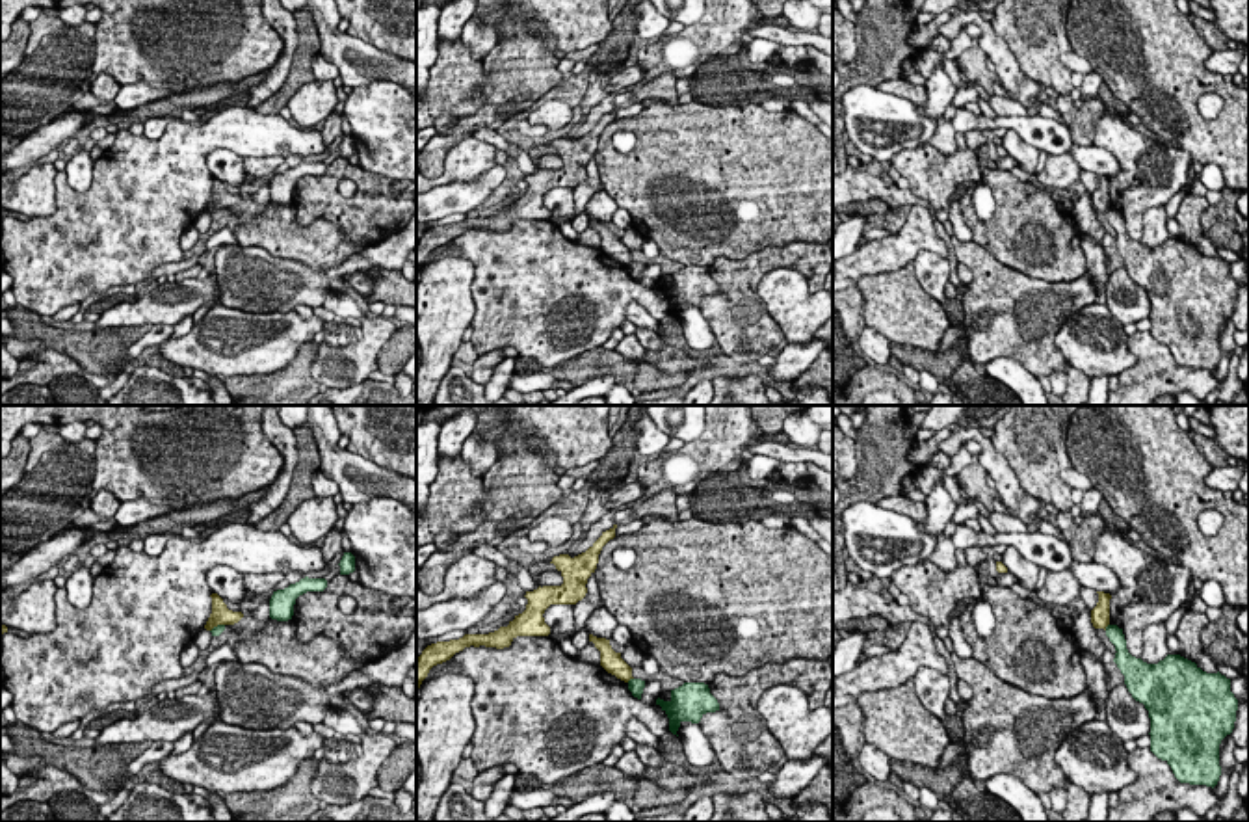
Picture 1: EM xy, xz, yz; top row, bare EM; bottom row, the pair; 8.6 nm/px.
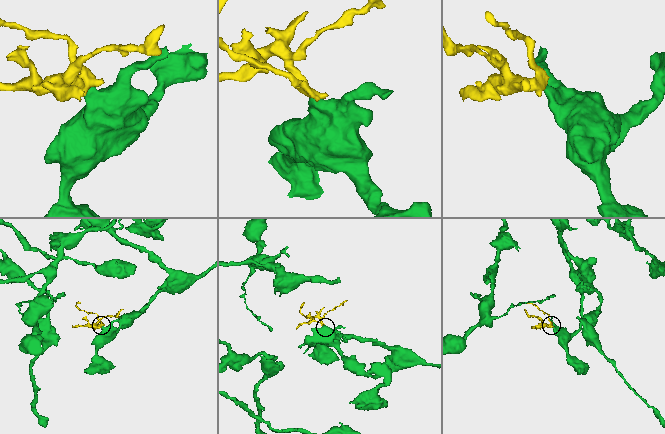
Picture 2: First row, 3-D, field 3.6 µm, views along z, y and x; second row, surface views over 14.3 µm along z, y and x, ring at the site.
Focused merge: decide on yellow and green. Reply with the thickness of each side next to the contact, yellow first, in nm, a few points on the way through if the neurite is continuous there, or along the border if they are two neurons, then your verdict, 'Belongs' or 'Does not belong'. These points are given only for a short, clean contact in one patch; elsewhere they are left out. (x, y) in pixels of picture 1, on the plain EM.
Thickness 180 nm (yellow) against 130 nm. Boundary: xz (632, 261), (627, 265). Does not belong

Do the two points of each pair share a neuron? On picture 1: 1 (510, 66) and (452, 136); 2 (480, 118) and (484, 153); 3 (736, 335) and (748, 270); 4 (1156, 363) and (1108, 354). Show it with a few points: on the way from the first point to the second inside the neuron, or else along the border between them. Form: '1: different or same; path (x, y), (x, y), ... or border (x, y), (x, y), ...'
1: same; path (510, 86), (473, 123)
2: different; border (471, 134), (448, 151)
3: same; path (738, 318), (738, 287)
4: different; border (1129, 337), (1129, 350), (1136, 361), (1117, 374)

